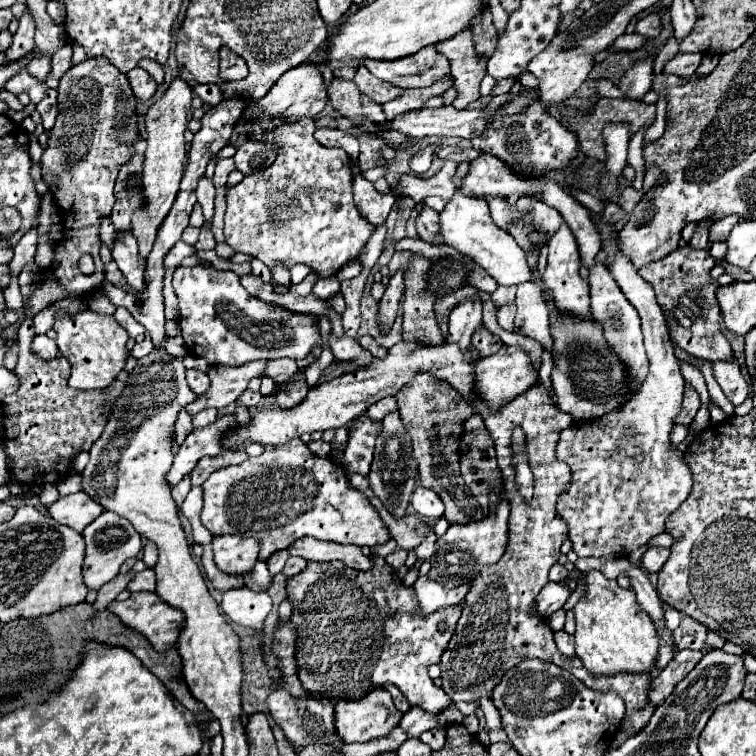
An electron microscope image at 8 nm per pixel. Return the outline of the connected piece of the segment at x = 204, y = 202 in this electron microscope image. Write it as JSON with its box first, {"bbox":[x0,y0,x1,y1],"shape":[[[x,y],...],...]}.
{"bbox":[196,176,214,226],"shape":[[[202,176],[202,180],[198,182],[196,186],[196,198],[202,206],[202,212],[204,212],[204,226],[212,222],[212,216],[214,216],[214,184],[208,176]]]}

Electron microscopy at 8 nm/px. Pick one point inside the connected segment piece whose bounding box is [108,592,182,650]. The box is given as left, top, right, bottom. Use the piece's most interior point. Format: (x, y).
(144, 611)

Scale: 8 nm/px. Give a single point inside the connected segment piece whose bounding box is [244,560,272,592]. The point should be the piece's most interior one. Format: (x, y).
(260, 579)

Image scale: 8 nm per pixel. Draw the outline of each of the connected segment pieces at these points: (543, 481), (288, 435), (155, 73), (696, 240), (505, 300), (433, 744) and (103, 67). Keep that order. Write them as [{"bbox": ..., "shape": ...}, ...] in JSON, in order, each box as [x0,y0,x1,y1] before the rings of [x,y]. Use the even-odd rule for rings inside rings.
[{"bbox":[440,384,654,744],"shape":[[[542,384],[528,388],[522,396],[514,398],[510,404],[506,404],[506,408],[502,408],[502,412],[486,412],[486,408],[478,408],[476,404],[476,412],[480,412],[480,416],[484,418],[486,428],[490,430],[490,436],[494,440],[496,446],[496,454],[498,454],[498,466],[502,470],[504,476],[504,490],[506,490],[506,498],[510,500],[510,520],[508,520],[508,548],[502,556],[502,560],[498,560],[498,564],[486,568],[486,572],[482,572],[482,576],[478,576],[478,580],[472,584],[470,592],[466,594],[464,602],[462,602],[462,616],[456,624],[456,632],[452,636],[452,640],[448,642],[448,648],[444,650],[442,658],[440,658],[440,670],[442,670],[442,682],[450,682],[450,698],[454,702],[472,702],[478,700],[480,696],[490,696],[492,690],[500,684],[502,676],[518,666],[522,660],[528,658],[538,658],[538,660],[546,660],[552,662],[564,670],[568,670],[570,674],[574,674],[578,680],[582,680],[588,688],[600,690],[600,692],[618,692],[622,696],[622,700],[626,702],[626,728],[622,732],[616,734],[616,744],[622,744],[628,736],[632,736],[636,730],[642,730],[646,726],[646,722],[650,720],[654,706],[648,702],[646,692],[650,688],[650,676],[602,676],[602,680],[592,680],[592,676],[582,668],[582,662],[578,658],[566,658],[558,652],[556,644],[554,644],[554,636],[552,636],[552,628],[548,624],[546,618],[532,614],[534,608],[534,600],[538,596],[538,592],[548,584],[548,572],[550,568],[558,562],[560,558],[560,546],[564,542],[564,538],[568,536],[568,528],[566,522],[556,514],[556,498],[562,494],[562,488],[566,488],[566,480],[570,480],[570,468],[562,462],[558,462],[558,458],[554,456],[554,448],[558,442],[558,434],[568,428],[572,424],[572,416],[566,412],[560,412],[556,406],[550,404],[548,392]],[[514,426],[522,426],[526,440],[528,440],[528,460],[530,460],[530,468],[534,472],[534,500],[530,506],[524,504],[524,498],[516,494],[514,482],[512,482],[512,472],[510,472],[510,432],[514,430]]]},{"bbox":[224,342,476,448],"shape":[[[398,342],[388,350],[388,356],[384,360],[374,360],[374,368],[356,368],[348,374],[342,374],[334,380],[328,380],[324,384],[318,384],[310,388],[306,400],[298,404],[298,408],[290,410],[262,410],[252,418],[252,426],[248,430],[238,428],[238,432],[230,434],[224,440],[224,448],[244,448],[250,442],[258,444],[286,444],[286,440],[292,440],[302,434],[312,434],[316,430],[328,430],[328,428],[340,428],[358,418],[358,414],[366,412],[374,402],[378,402],[384,396],[394,396],[416,372],[432,372],[436,378],[446,380],[452,388],[462,392],[466,400],[470,398],[470,352],[476,350],[474,346],[468,348],[468,354],[462,356],[454,344],[442,344],[438,348],[428,348],[418,342]]]},{"bbox":[138,58,164,84],"shape":[[[144,58],[144,60],[138,62],[138,66],[144,68],[158,84],[162,84],[162,80],[164,80],[164,70],[162,70],[162,66],[160,66],[158,62],[154,62],[154,60],[150,60],[150,58]]]},{"bbox":[688,220,712,250],"shape":[[[704,220],[702,224],[698,224],[698,230],[696,230],[696,234],[692,236],[692,240],[688,242],[688,246],[692,248],[692,250],[696,250],[696,248],[706,248],[706,244],[708,244],[708,232],[706,232],[706,226],[710,226],[712,224],[712,220]]]},{"bbox":[490,286,516,308],"shape":[[[498,286],[498,288],[490,294],[490,298],[492,298],[492,302],[494,302],[494,308],[512,304],[512,302],[514,302],[514,294],[516,294],[516,286]]]},{"bbox":[420,726,446,750],"shape":[[[436,726],[432,730],[426,730],[426,732],[422,732],[420,740],[424,744],[428,744],[432,750],[440,750],[444,746],[444,740],[446,740],[446,728],[444,726]]]},{"bbox":[42,56,140,298],"shape":[[[96,56],[74,64],[58,86],[58,118],[50,130],[48,144],[42,152],[42,180],[48,184],[64,220],[64,240],[54,248],[52,266],[44,272],[56,276],[68,292],[68,298],[92,294],[104,282],[104,266],[100,262],[100,222],[110,216],[114,204],[114,182],[118,170],[130,156],[134,144],[140,140],[136,126],[136,96],[124,72],[120,72],[108,58]],[[82,254],[92,254],[96,272],[86,276],[78,268]]]}]

